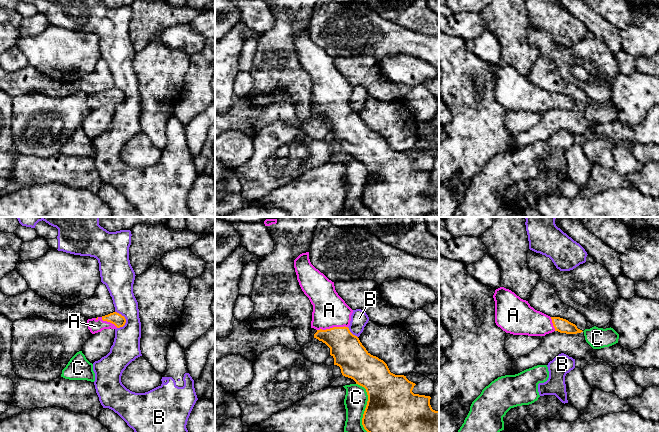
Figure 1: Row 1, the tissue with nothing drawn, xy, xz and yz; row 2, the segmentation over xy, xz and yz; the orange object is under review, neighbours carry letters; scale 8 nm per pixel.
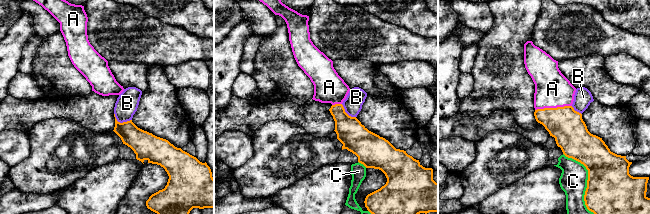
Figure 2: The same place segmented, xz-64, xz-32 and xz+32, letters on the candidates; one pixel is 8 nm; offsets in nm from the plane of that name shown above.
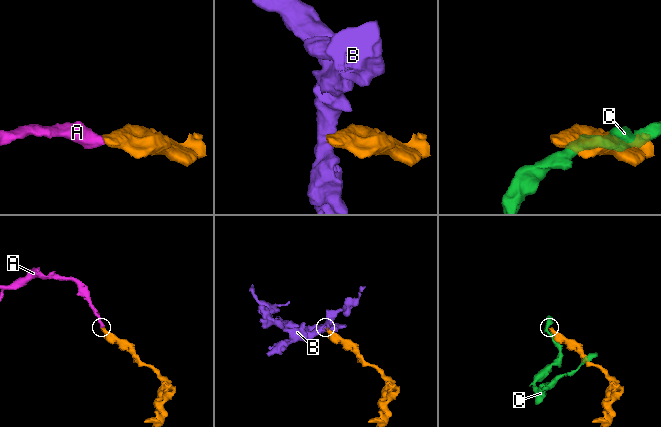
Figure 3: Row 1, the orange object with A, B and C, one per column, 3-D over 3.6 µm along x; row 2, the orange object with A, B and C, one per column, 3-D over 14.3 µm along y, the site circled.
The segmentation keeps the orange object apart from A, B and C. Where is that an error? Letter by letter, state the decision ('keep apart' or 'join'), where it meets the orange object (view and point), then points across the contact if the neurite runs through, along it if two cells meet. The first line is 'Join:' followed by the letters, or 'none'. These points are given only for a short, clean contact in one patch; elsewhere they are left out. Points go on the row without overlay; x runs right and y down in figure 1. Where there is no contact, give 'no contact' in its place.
Join: A
A: join; meets orange in xz at (333, 103); runs through xz (348, 128), (333, 103), (329, 86)
B: keep apart; meets orange in xy at (124, 94); border along xy (115, 87), (120, 89), (125, 95), (125, 100), (122, 103)
C: keep apart; meets orange in xz at (364, 187)

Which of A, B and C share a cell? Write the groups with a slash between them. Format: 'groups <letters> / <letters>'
groups A / B / C

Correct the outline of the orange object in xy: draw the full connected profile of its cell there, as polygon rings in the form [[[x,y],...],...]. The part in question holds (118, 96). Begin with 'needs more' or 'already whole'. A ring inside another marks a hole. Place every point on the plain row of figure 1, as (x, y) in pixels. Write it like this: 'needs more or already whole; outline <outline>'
needs more; outline [[[117,88],[87,96],[88,105],[92,110],[101,108],[104,105],[117,105],[123,103],[125,99],[125,93]]]

